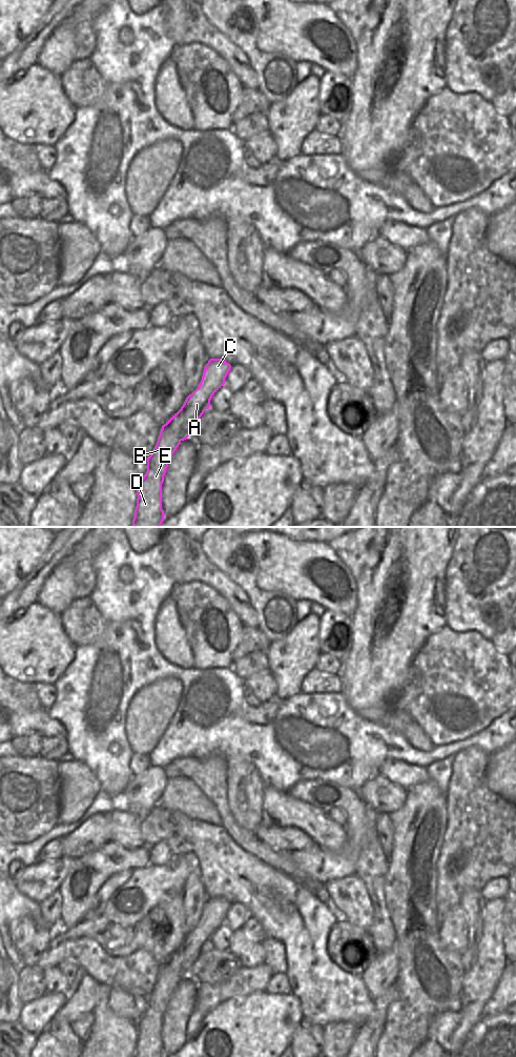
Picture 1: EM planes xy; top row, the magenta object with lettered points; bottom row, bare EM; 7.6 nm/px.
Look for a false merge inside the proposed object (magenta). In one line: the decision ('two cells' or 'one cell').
two cells

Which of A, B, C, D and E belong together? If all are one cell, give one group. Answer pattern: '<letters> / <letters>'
A C / B D E

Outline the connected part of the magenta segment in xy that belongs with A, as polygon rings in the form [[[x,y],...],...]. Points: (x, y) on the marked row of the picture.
[[[210,359],[194,392],[189,394],[181,409],[181,441],[186,440],[202,414],[210,407],[212,395],[225,384],[231,365],[222,359]]]

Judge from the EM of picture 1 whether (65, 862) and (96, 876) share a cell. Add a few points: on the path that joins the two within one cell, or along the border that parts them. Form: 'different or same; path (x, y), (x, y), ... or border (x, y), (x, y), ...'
different; border (77, 858), (59, 887)

